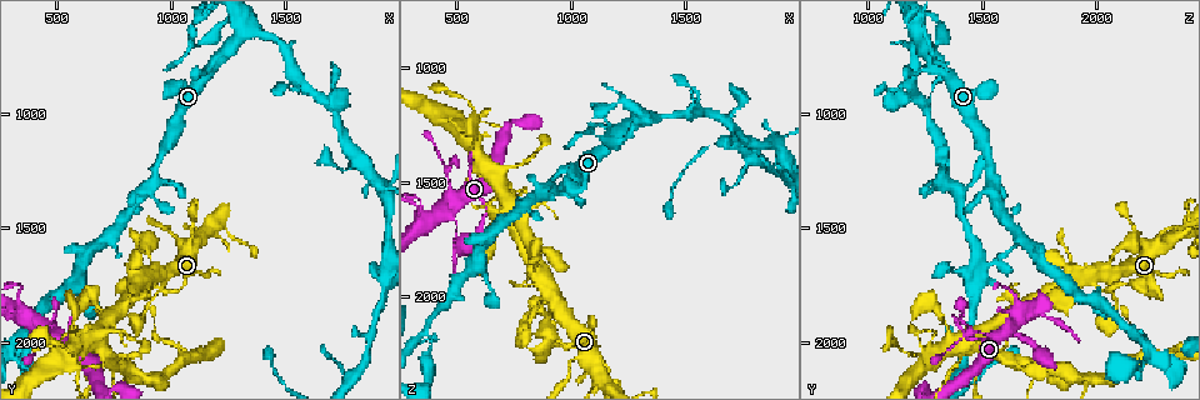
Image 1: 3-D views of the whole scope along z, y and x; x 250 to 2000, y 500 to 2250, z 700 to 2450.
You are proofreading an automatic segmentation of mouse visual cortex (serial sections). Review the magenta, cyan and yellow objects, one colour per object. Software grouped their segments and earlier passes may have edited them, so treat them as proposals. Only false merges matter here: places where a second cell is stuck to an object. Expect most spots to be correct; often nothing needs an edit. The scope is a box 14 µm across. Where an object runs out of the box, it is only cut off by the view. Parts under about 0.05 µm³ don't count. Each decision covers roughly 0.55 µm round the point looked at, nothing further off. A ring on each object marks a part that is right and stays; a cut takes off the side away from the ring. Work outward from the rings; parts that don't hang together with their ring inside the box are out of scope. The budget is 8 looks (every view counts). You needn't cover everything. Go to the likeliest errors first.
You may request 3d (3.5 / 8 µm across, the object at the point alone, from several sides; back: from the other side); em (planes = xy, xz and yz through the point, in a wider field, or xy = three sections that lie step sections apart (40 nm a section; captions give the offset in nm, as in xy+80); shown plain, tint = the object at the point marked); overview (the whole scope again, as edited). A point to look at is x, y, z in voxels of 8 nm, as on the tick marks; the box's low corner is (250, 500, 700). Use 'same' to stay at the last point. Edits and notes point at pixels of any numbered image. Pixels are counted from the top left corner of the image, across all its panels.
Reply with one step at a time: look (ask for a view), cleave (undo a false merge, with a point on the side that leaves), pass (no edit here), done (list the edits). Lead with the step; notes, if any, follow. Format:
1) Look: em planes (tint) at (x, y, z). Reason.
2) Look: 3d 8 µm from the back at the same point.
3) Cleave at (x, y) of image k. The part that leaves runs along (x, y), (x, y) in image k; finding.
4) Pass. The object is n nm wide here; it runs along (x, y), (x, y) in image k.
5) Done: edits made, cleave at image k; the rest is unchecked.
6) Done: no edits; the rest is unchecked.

Look: 3d 8 µm at (1360, 630, 1200). Sharp bend.

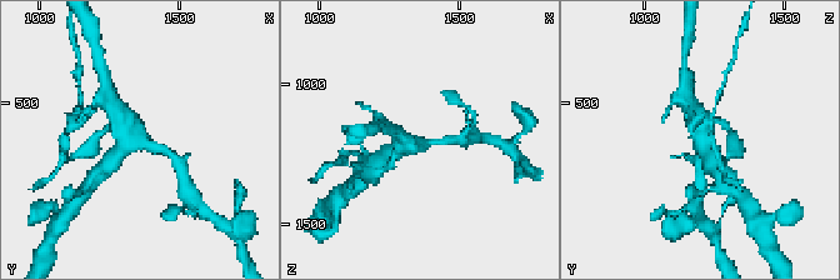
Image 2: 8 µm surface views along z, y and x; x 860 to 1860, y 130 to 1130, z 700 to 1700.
Look: em planes (tint) at (1360, 640, 1210).

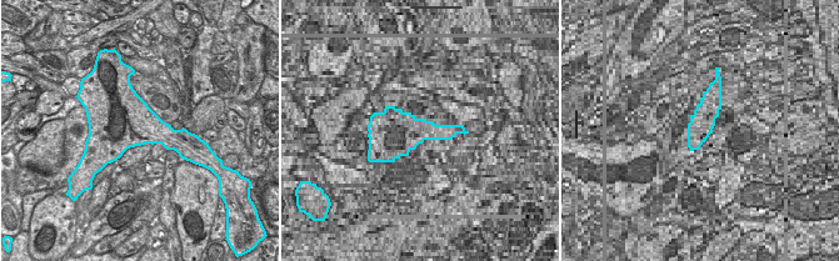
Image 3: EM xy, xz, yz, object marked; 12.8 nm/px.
Pass. It runs along (711, 156), (703, 124), (721, 120), (728, 129) in image 2; all the same cell.

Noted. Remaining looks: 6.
Look: 3d 3.5 µm at (1100, 700, 1290). Sharp bend.

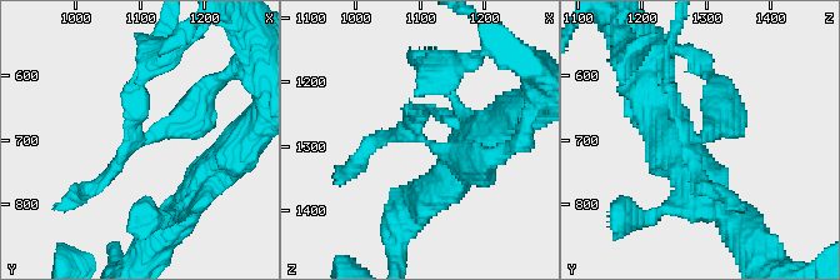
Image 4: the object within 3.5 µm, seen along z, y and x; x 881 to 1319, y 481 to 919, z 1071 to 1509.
Look: em planes (tint) at (1100, 690, 1285). Need the tissue.

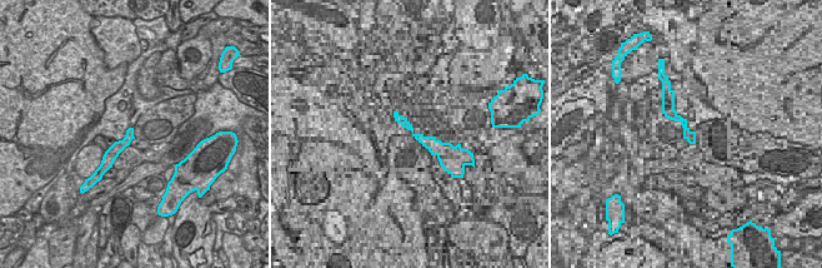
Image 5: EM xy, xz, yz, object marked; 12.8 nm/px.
Look: em xy step 1 (tint) at the same point. Another direction.

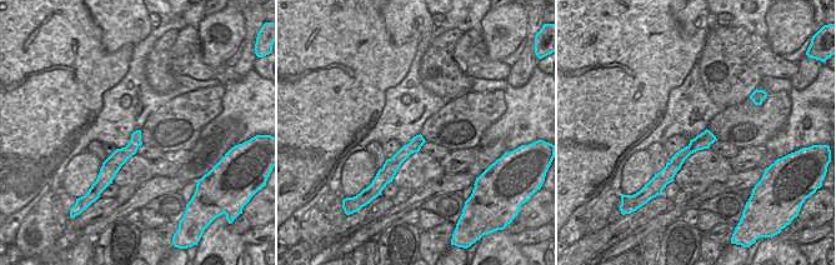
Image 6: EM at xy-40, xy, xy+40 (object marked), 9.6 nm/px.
Cleave at (138, 108) of image 4. Two cells meet here.

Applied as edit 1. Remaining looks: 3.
Look: 3d 3.5 µm at (480, 1970, 1500). Calibre changes.

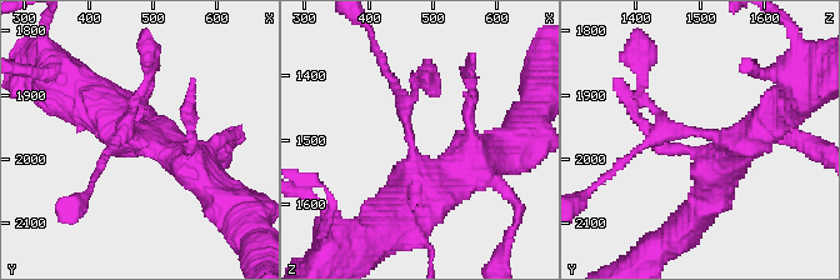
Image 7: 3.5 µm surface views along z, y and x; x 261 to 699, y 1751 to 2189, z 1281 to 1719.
Look: em xy step 2 (tint) at (470, 1960, 1510). 3 arms meet here; the arms are 150, 400, 400 nm wide; now the EM.

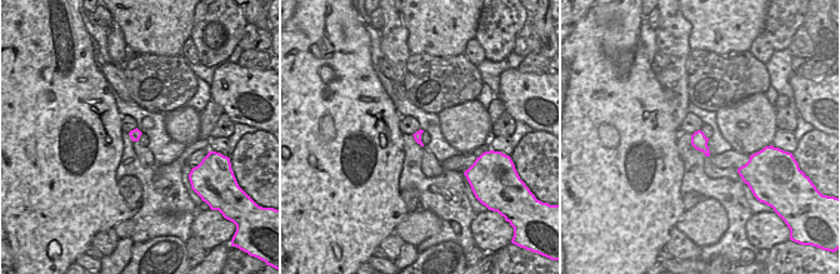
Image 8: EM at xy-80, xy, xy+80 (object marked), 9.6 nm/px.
Look: em xy step 5 (tint) at the same point.

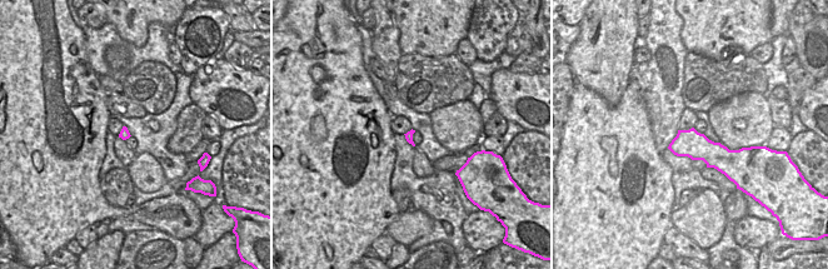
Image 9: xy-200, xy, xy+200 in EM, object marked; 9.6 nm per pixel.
Pass. It runs along (724, 160), (740, 141), (663, 130), (644, 99) in image 7; all the same cell.

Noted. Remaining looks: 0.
Done: edits made, cleave at image 4; the rest is unchecked.

